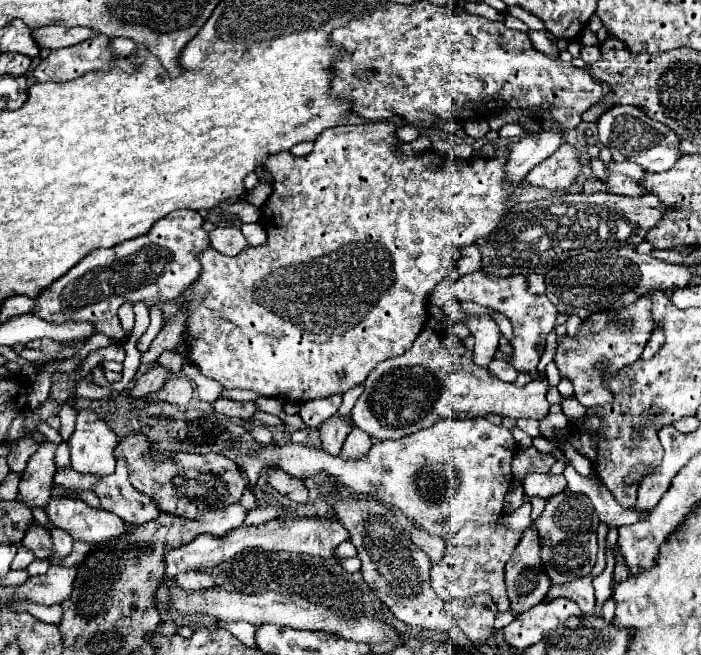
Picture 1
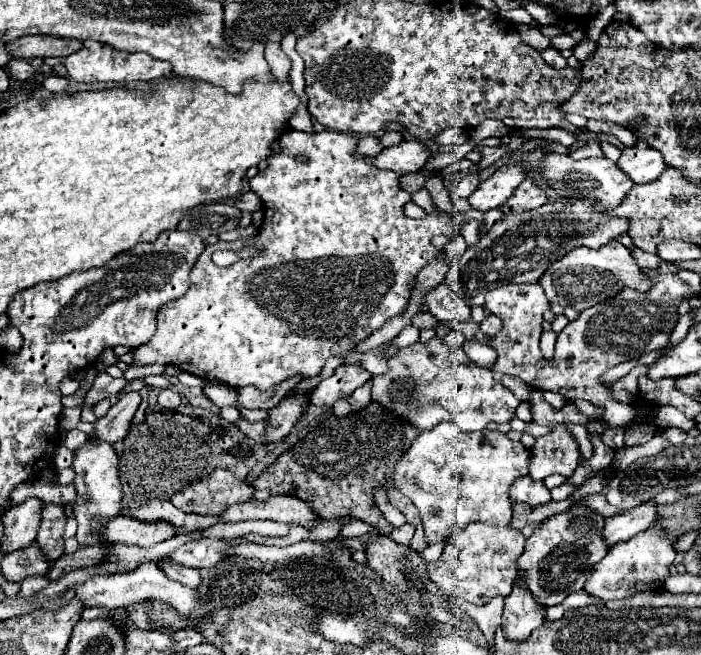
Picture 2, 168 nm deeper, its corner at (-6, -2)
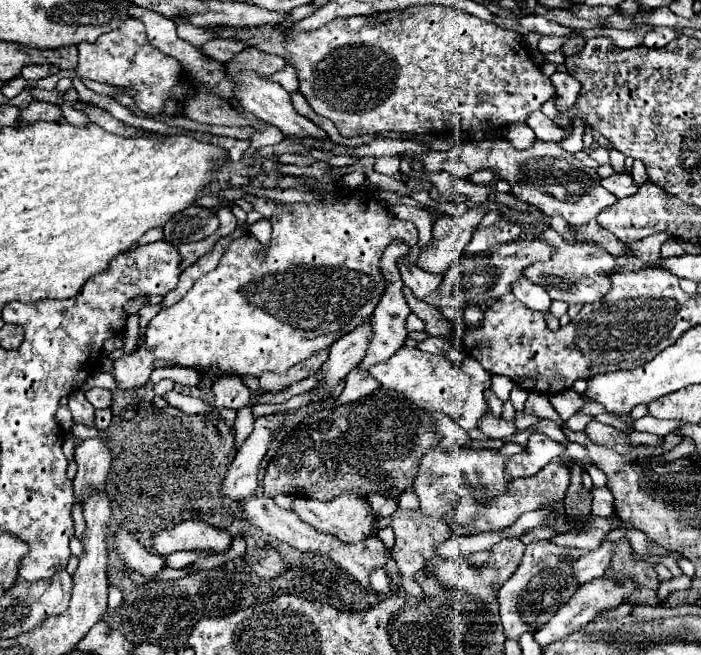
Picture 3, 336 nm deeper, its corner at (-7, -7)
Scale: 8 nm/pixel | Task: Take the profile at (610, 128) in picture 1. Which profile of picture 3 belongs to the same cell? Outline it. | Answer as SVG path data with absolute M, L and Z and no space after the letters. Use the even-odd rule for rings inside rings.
M627 172L603 178L603 188L607 188L607 192L611 192L617 198L625 198L625 196L631 196L637 192L637 186L633 184L631 174L627 174Z

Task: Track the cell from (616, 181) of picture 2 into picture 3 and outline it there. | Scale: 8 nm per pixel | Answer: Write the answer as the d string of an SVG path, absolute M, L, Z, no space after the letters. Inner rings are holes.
M485 140L485 142L465 142L451 150L427 154L403 154L401 158L411 158L423 166L423 172L449 172L455 178L469 178L477 170L497 172L501 180L507 180L511 192L521 202L537 206L547 216L561 216L571 226L581 226L593 220L601 210L615 204L617 198L601 186L601 178L595 168L583 166L577 158L569 156L557 142L535 140L531 148L517 150L509 140Z

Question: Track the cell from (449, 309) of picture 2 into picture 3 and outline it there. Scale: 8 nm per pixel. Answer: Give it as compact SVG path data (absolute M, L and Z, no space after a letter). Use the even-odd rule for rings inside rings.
M401 256L401 258L399 258L399 272L401 272L403 284L405 284L407 288L411 288L411 292L413 292L417 298L429 296L429 294L435 292L437 286L441 284L441 276L427 274L427 272L423 272L419 266L407 264L407 256Z

